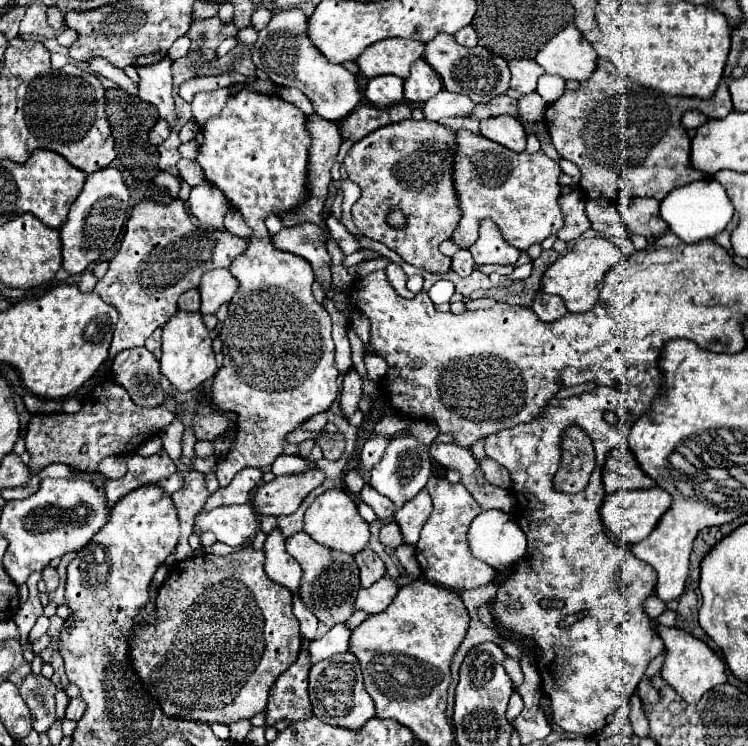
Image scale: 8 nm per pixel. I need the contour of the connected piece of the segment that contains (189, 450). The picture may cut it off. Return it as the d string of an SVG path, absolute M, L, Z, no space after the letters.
M186 426L184 438L182 438L182 448L184 448L184 456L186 456L188 460L194 460L194 458L196 458L196 454L194 454L194 444L196 444L194 432L190 430L190 426Z

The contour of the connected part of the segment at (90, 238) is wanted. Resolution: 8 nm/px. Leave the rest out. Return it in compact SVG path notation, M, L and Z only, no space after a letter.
M114 166L102 168L86 178L80 196L70 208L66 224L60 228L62 258L64 258L62 266L70 274L80 274L90 264L106 260L112 254L120 238L120 232L124 228L124 222L128 220L128 210L130 210L128 200L130 200L130 192L122 180L120 170L116 170Z

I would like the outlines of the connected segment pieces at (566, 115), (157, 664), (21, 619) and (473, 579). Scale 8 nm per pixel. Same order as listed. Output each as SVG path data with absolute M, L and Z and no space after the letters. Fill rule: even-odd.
M598 60L596 72L580 84L578 90L566 90L566 94L548 106L546 110L546 124L552 138L554 148L564 160L574 162L580 168L580 188L586 194L586 198L606 198L606 200L618 200L622 194L628 194L632 198L666 198L668 192L674 188L686 186L690 182L696 182L702 178L698 170L690 166L690 138L680 126L680 116L684 110L698 110L704 112L708 118L722 118L732 112L726 110L726 100L730 100L728 86L720 82L714 96L710 100L698 100L698 98L684 98L684 96L670 96L646 86L640 86L632 82L630 78L624 78L618 74L616 66L604 60ZM618 160L622 162L638 162L636 166L628 168L622 178L618 178Z
M246 546L234 554L228 556L214 556L214 554L198 554L194 558L188 558L184 562L176 562L170 568L170 574L166 578L166 582L160 586L158 596L156 596L156 622L146 624L144 628L134 626L128 632L128 654L130 654L130 664L132 668L136 668L136 674L140 678L140 682L144 684L144 688L148 690L148 694L152 694L152 698L160 704L162 712L166 716L172 718L180 718L180 720L198 720L198 722L220 722L220 724L232 724L244 718L252 718L258 712L266 710L266 700L270 694L272 684L278 680L278 676L298 660L302 648L302 636L300 636L300 628L298 628L298 620L292 614L292 594L284 588L278 586L276 582L272 582L266 572L264 572L264 552L262 550L254 550L252 546Z
M41 572L32 573L26 584L29 589L28 600L19 606L16 616L14 616L14 621L20 630L20 635L22 638L22 645L28 645L28 634L36 623L36 620L43 615L43 606L39 599L39 590L37 587L38 582L42 579Z
M430 478L426 484L426 490L432 496L434 510L428 518L428 522L422 528L420 540L416 544L416 560L424 572L424 576L430 582L442 584L452 590L466 590L466 588L478 588L484 584L490 584L494 580L494 568L486 562L478 562L478 558L472 558L472 552L468 552L468 526L472 520L482 512L478 502L472 498L472 494L466 490L464 484L450 484L446 478Z

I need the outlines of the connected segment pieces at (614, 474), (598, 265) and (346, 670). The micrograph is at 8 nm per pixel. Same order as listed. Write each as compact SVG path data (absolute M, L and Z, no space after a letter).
M614 448L606 456L602 468L602 484L606 492L640 490L640 488L656 486L656 482L638 468L636 460L630 454L626 454L624 448Z
M588 238L578 240L564 256L560 256L542 276L542 290L548 294L556 294L564 300L570 312L588 312L604 284L604 274L620 262L624 254L608 240L608 238Z
M336 656L330 662L318 662L310 668L310 702L314 716L332 726L344 726L358 730L366 720L374 716L374 702L362 686L362 672L356 656Z

